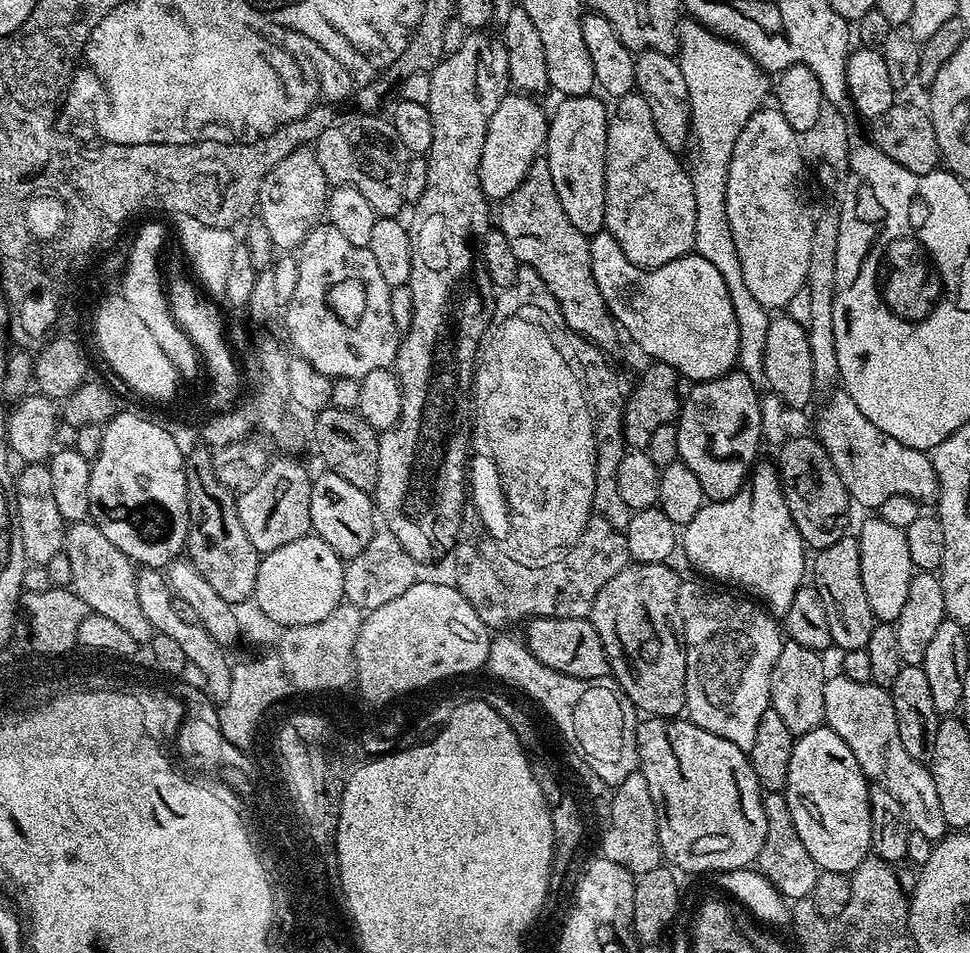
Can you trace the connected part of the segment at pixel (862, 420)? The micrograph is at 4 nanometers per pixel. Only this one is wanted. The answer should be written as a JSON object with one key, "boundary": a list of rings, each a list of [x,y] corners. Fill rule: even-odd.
{"boundary":[[[837,390],[832,401],[817,410],[814,435],[826,454],[830,454],[830,462],[834,462],[834,470],[838,470],[838,478],[842,478],[849,497],[864,508],[879,509],[880,504],[891,496],[909,496],[917,502],[932,502],[940,491],[931,455],[902,446],[898,438],[890,438],[890,434],[878,430],[878,426],[854,406],[854,398],[850,398],[846,391]]]}

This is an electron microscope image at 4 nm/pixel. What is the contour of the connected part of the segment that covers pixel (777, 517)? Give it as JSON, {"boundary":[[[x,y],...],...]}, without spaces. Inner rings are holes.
{"boundary":[[[763,460],[753,467],[747,481],[740,487],[738,494],[734,494],[734,498],[705,503],[704,508],[698,510],[698,514],[694,514],[694,518],[688,524],[683,525],[682,552],[684,548],[685,558],[698,571],[705,572],[700,574],[705,577],[713,576],[708,578],[751,594],[758,598],[759,603],[773,617],[783,618],[786,610],[790,610],[790,602],[794,602],[794,594],[798,594],[806,580],[806,545],[802,534],[798,534],[798,526],[794,526],[790,518],[777,465],[773,461],[771,464],[770,461]]]}

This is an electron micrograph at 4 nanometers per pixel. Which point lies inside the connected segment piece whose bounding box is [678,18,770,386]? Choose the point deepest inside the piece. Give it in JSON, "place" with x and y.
{"place":[725,87]}

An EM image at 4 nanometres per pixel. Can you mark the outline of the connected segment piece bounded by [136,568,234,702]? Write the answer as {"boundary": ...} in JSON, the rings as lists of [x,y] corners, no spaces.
{"boundary":[[[140,568],[136,573],[138,586],[138,602],[142,605],[142,614],[153,626],[159,635],[174,638],[178,646],[182,646],[182,654],[186,654],[188,662],[198,666],[206,677],[206,691],[216,702],[228,699],[231,688],[233,661],[228,661],[225,645],[214,642],[208,631],[199,622],[186,622],[174,610],[176,597],[168,586],[167,575],[158,568]]]}

